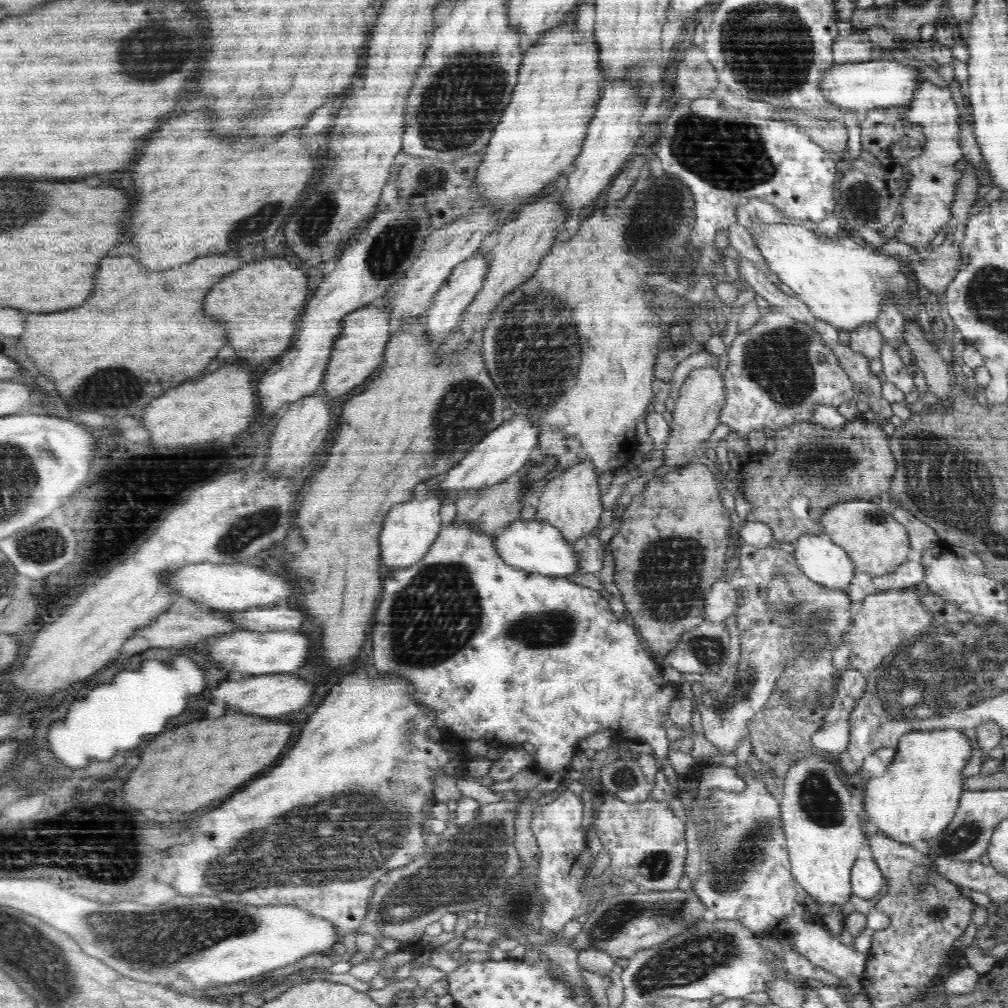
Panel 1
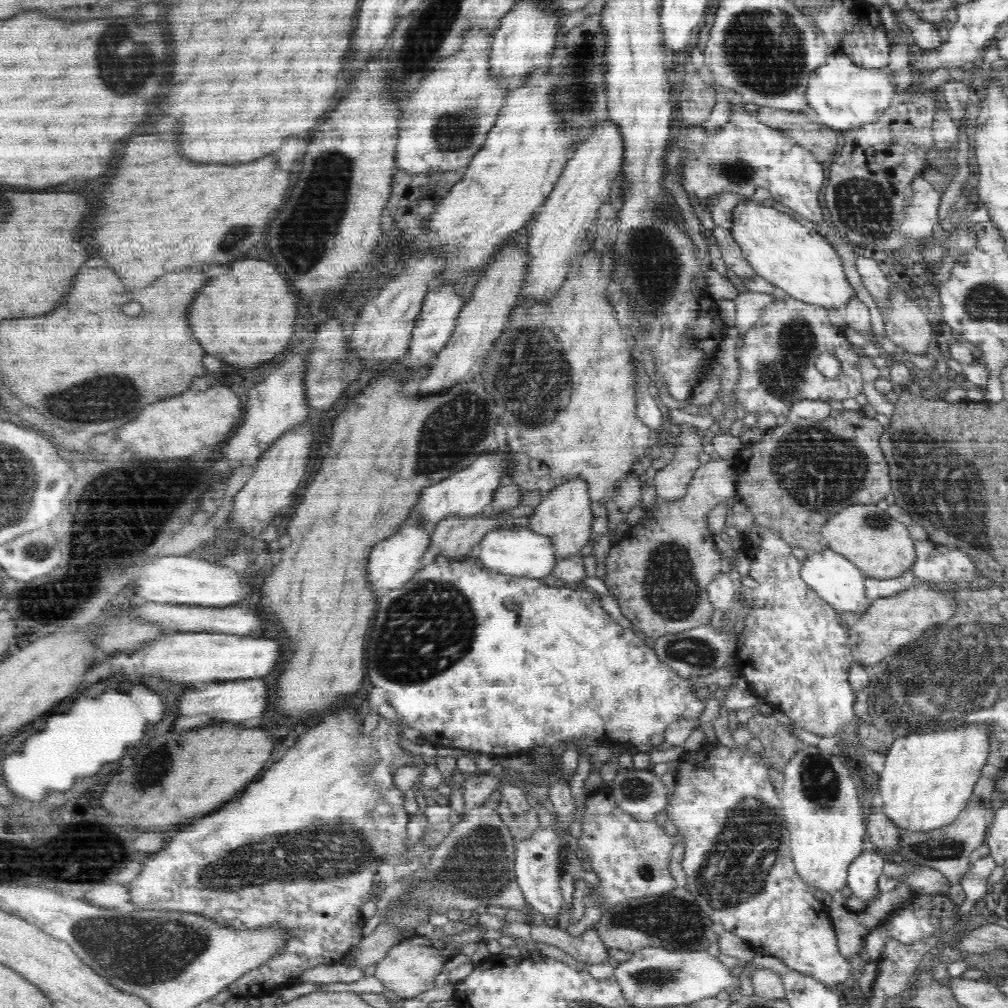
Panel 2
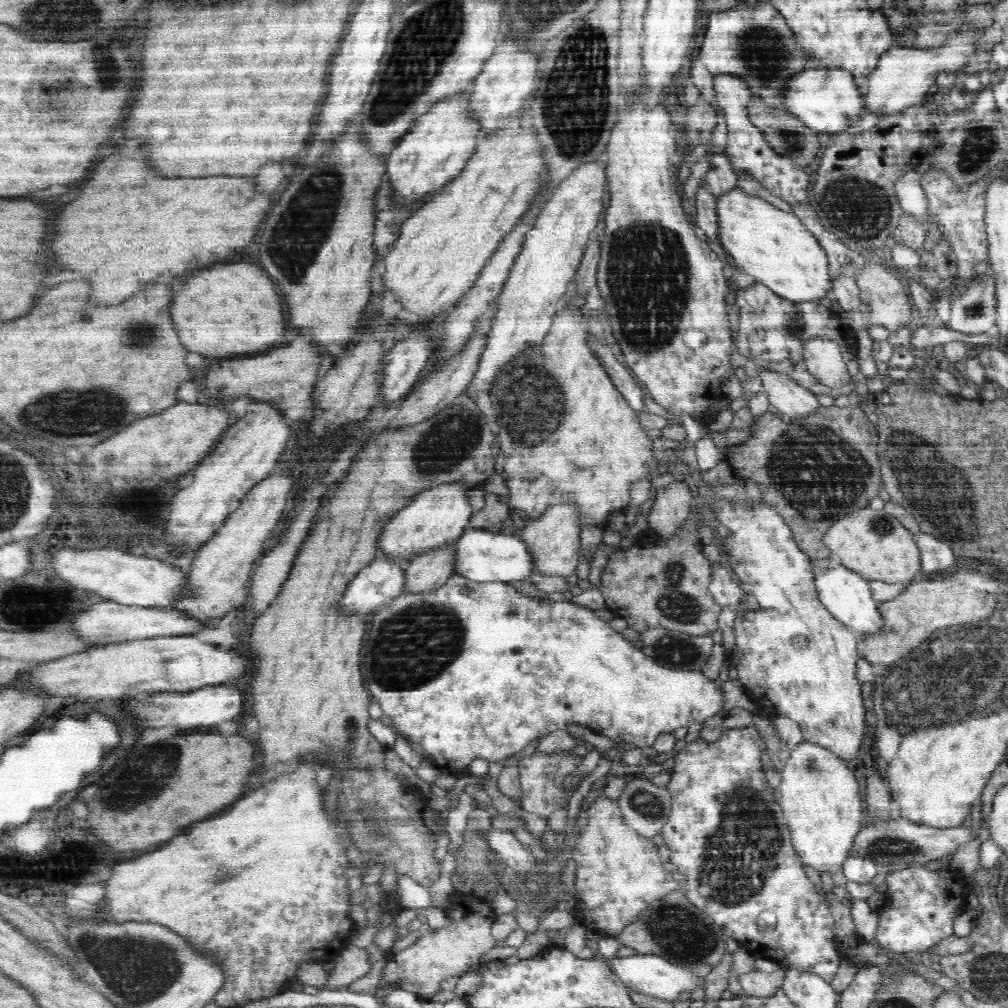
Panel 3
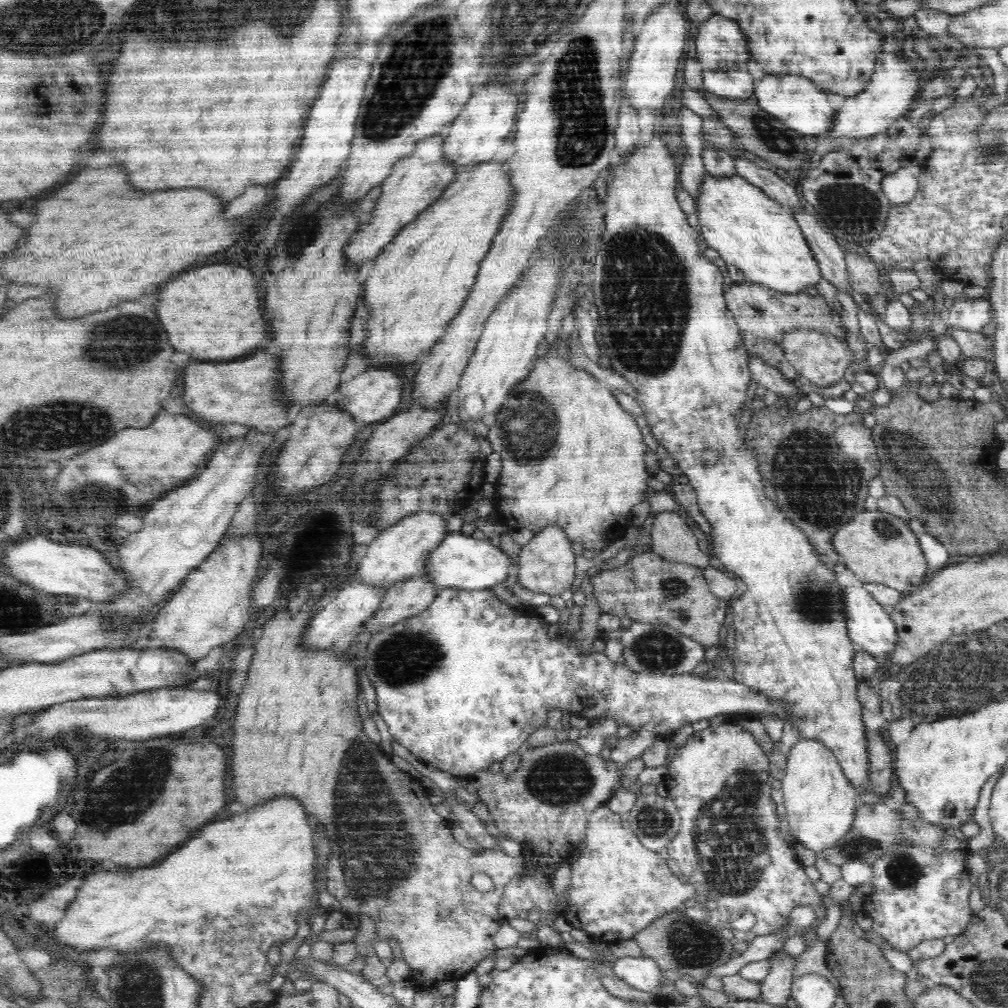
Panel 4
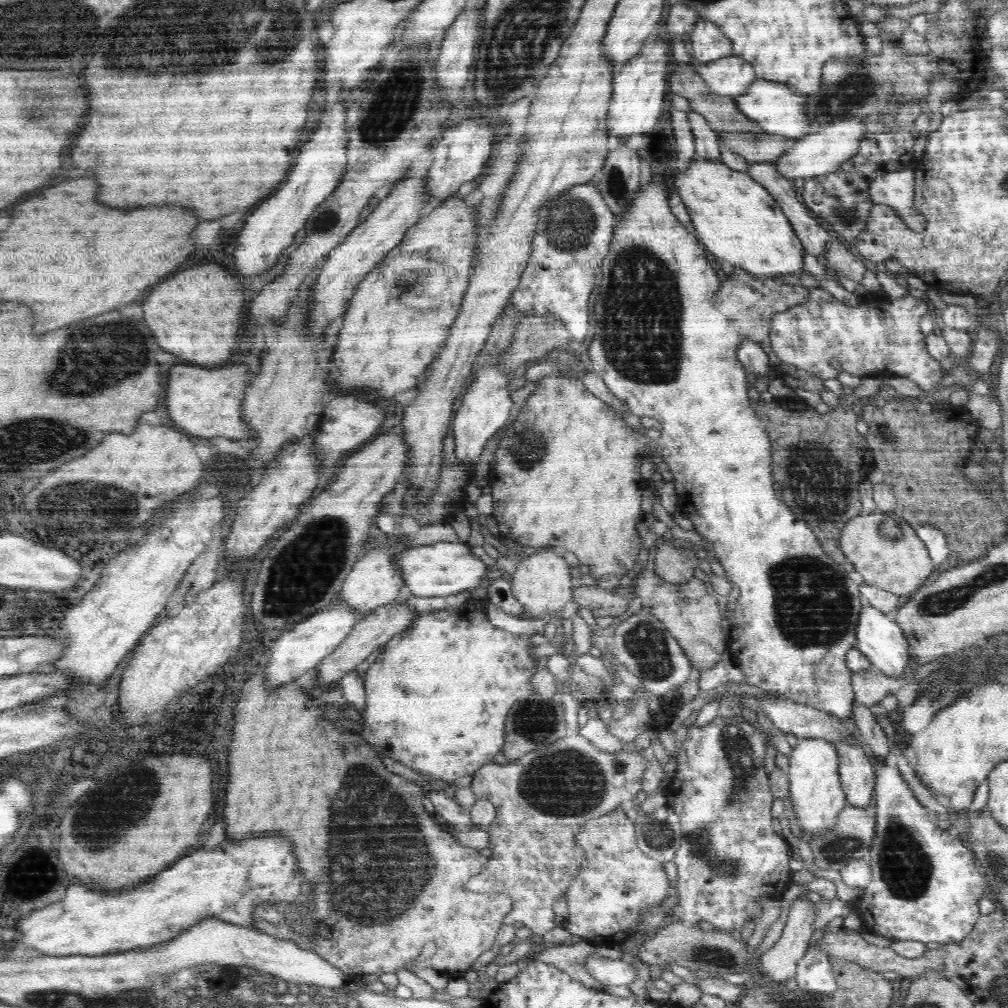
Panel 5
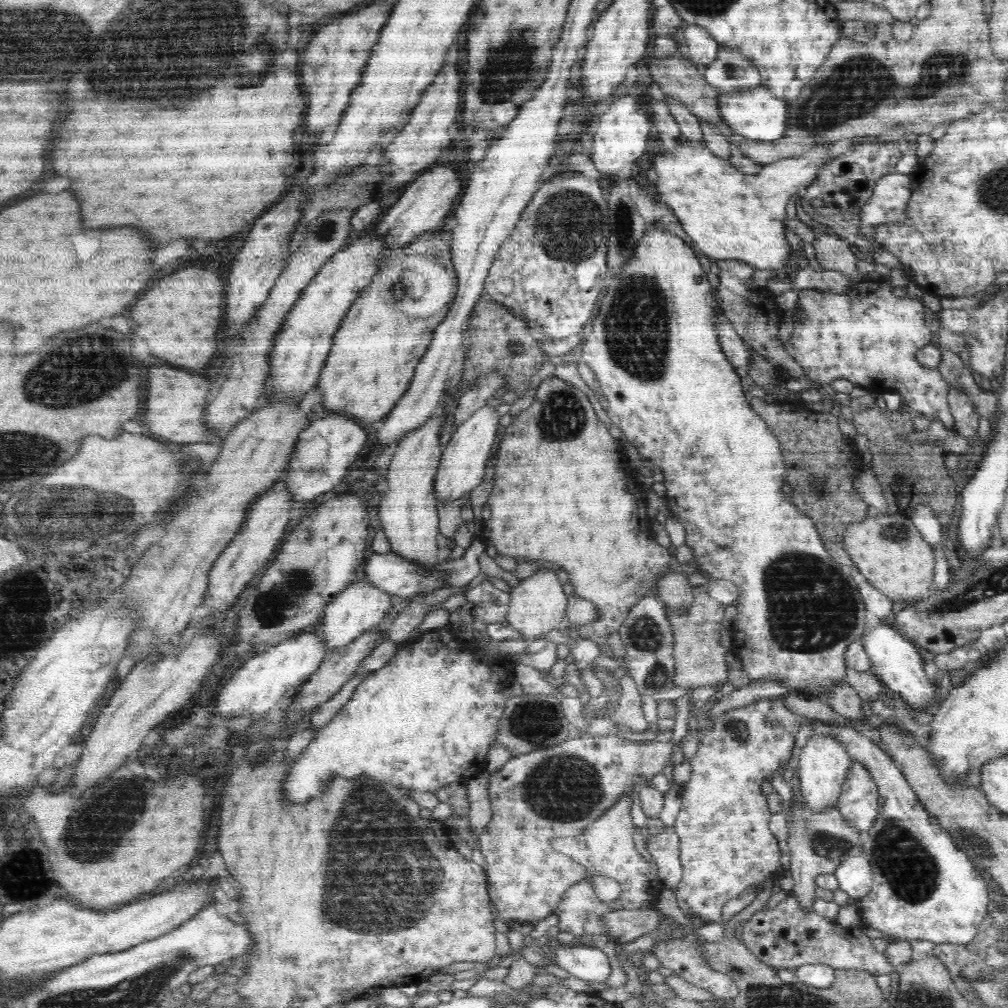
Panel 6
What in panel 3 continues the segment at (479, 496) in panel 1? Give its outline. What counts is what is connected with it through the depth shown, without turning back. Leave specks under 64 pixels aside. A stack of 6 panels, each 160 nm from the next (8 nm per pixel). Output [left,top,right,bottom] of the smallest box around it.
[404,541,457,594]

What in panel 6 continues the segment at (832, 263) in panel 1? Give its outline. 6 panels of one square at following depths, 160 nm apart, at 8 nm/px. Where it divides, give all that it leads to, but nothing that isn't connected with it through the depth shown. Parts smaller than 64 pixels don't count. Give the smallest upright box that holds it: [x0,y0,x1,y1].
[653,140,828,269]

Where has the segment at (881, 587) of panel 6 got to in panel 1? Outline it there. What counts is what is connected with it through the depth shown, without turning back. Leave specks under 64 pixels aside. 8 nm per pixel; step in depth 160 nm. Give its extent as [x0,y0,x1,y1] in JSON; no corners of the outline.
[821,499,911,576]

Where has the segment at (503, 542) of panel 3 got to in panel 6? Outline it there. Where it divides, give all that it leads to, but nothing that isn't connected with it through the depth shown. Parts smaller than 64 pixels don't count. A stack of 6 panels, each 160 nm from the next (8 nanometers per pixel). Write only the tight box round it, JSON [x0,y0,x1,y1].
[364,554,440,599]

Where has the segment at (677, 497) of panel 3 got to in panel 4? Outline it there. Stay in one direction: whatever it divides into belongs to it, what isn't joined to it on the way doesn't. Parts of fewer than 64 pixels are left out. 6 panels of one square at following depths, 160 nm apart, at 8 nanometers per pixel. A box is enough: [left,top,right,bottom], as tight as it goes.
[652,512,710,570]

